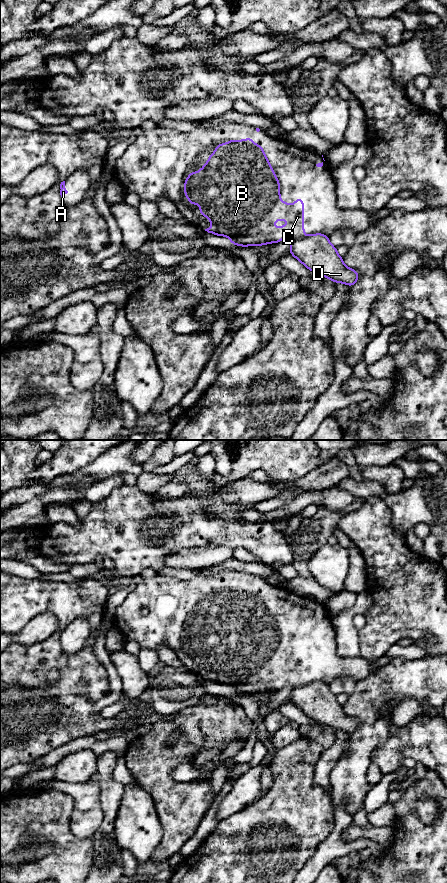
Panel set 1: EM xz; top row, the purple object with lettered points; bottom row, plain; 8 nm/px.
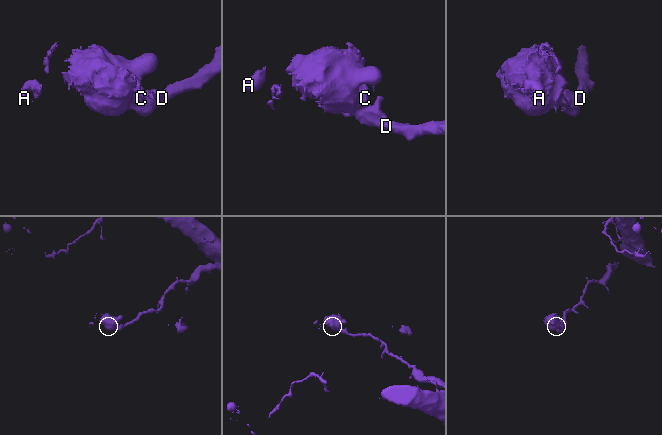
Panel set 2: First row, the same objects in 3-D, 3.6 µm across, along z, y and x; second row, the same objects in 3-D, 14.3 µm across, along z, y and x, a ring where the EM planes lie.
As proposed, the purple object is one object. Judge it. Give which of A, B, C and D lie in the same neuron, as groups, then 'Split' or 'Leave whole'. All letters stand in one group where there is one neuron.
Groups: A B C / D. Split

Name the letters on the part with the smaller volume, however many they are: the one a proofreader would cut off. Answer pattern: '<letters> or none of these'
A, B, C

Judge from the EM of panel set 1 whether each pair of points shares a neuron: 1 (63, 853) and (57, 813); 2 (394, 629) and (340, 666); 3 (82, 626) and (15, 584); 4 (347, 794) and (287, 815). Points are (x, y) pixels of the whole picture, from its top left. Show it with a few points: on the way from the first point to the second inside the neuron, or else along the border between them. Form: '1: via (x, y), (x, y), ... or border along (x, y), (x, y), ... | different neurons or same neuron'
1: via (59, 843), (59, 823) | same neuron
2: border along (361, 656), (371, 661) | different neurons
3: border along (64, 628), (76, 618), (85, 617), (91, 632) | different neurons
4: border along (329, 794), (332, 800), (333, 812) | different neurons

